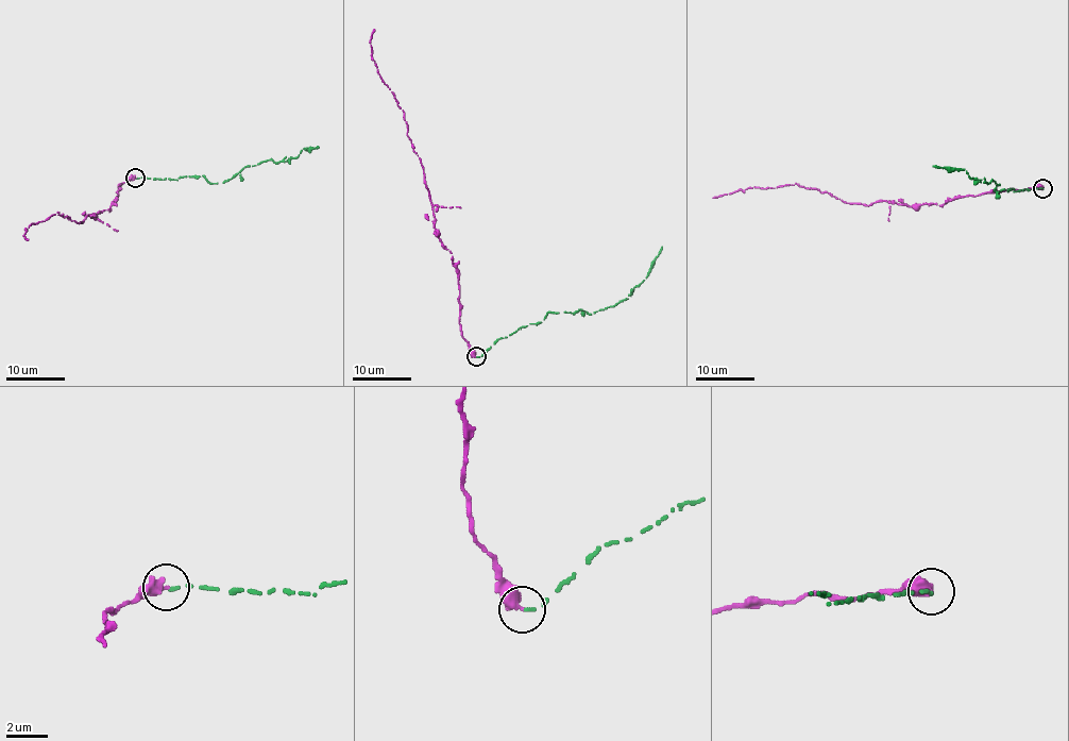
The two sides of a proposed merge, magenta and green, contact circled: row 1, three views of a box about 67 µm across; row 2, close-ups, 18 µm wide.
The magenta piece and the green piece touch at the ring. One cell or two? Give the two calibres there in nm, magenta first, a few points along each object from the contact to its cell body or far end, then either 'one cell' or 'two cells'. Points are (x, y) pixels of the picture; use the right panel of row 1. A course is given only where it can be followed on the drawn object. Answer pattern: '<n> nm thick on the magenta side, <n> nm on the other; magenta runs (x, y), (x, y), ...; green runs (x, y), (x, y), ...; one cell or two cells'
480 nm thick on the magenta side, 140 nm on the other; magenta runs (1044, 187), (957, 196), (943, 205), (878, 201), (864, 206), (796, 184), (741, 189), (713, 198); green runs (1044, 188), (1008, 188), (996, 198), (1000, 184), (993, 180), (980, 183), (967, 171), (933, 166); two cells

